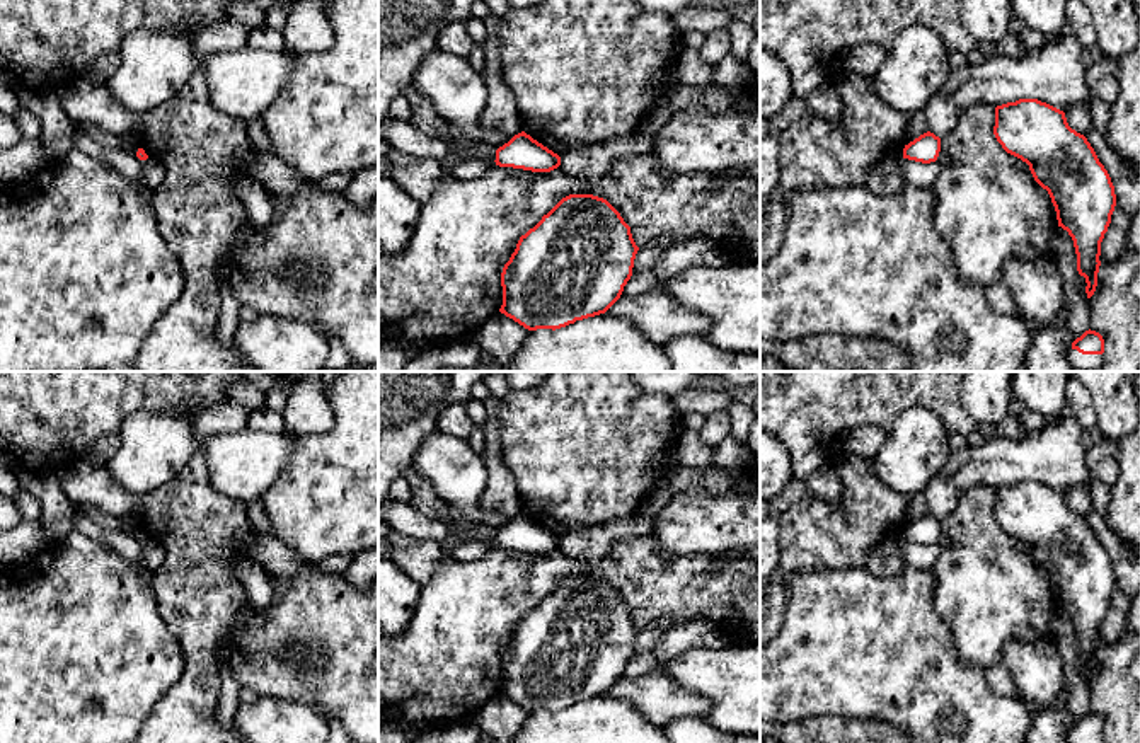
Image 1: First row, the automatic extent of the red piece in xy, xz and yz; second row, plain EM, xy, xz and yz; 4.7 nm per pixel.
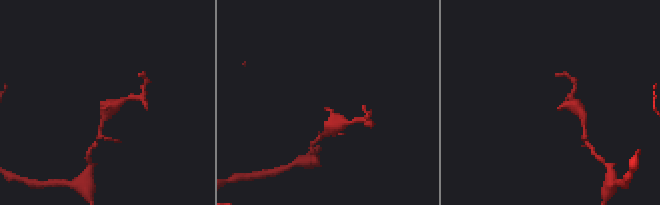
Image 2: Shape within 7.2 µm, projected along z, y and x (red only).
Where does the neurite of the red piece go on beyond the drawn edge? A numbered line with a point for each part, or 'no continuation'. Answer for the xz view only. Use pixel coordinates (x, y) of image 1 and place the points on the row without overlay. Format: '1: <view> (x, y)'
no continuation

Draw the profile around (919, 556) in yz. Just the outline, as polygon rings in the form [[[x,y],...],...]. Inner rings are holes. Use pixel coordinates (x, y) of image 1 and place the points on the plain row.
[[[900,540],[900,554],[907,566],[917,569],[930,569],[939,556],[939,545],[922,545],[908,540]]]

